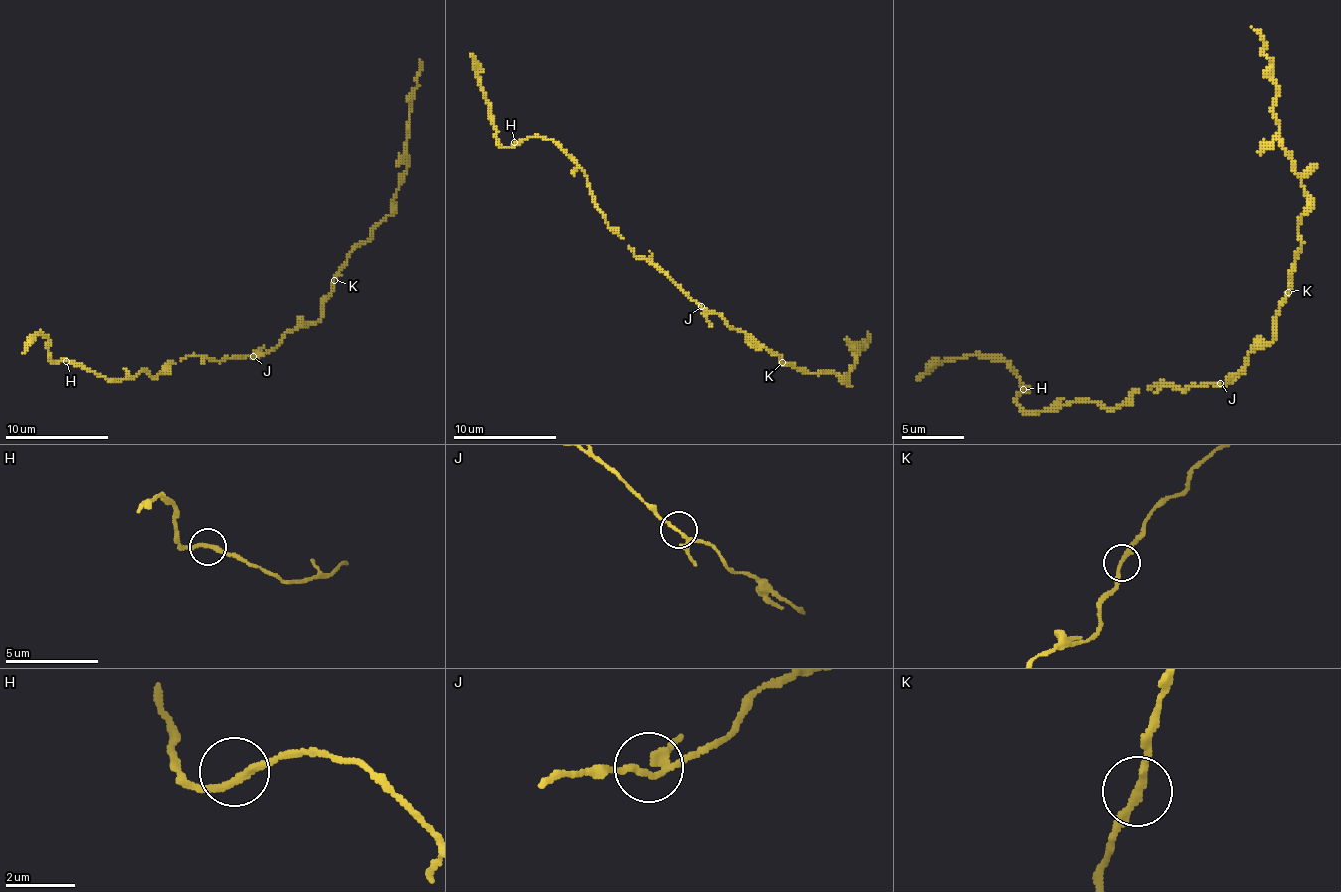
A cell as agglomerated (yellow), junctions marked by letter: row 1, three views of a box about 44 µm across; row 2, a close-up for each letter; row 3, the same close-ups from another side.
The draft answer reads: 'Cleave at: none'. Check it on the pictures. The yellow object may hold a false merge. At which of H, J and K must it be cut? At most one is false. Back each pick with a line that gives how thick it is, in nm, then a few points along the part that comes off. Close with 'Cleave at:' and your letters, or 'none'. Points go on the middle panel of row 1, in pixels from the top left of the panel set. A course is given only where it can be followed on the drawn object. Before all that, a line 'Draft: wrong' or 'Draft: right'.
Draft: right
Cleave at: none

